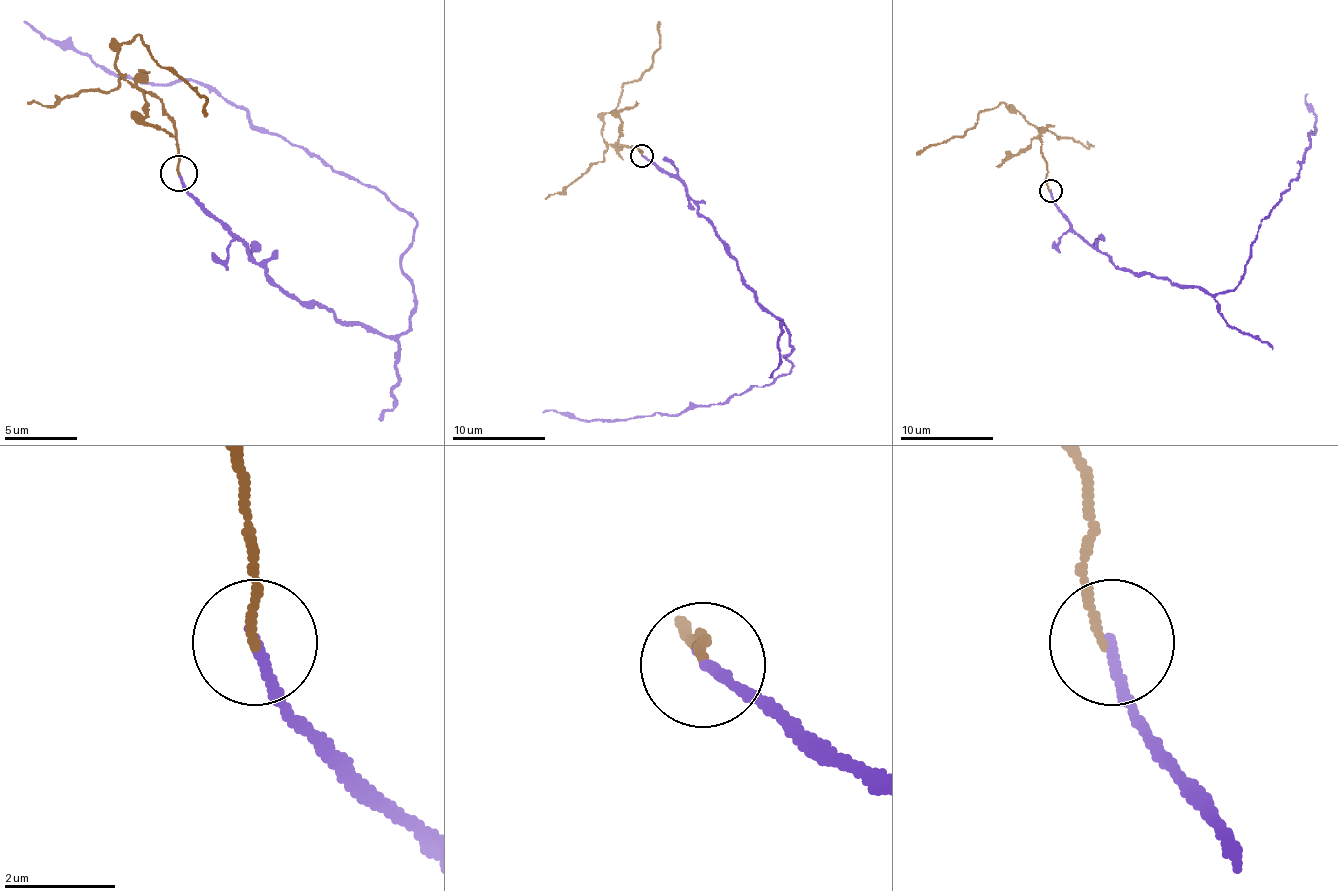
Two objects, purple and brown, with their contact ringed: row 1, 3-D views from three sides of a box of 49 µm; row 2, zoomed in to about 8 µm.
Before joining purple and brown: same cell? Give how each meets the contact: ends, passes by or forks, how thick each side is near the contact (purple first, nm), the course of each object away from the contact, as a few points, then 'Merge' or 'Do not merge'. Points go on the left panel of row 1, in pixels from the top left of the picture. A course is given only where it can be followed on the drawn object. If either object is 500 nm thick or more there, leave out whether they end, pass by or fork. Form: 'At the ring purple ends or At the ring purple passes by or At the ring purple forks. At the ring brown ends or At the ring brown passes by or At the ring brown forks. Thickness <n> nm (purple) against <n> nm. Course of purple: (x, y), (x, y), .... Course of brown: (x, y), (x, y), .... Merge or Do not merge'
At the ring purple ends. At the ring brown ends. Thickness 180 nm (purple) against 140 nm. Course of purple: (178, 174), (287, 295), (408, 327), (415, 222), (382, 192), (192, 79), (108, 75), (24, 21). Course of brown: (178, 174), (178, 130), (167, 108), (115, 68), (119, 50), (134, 35), (207, 101), (207, 116). Do not merge

